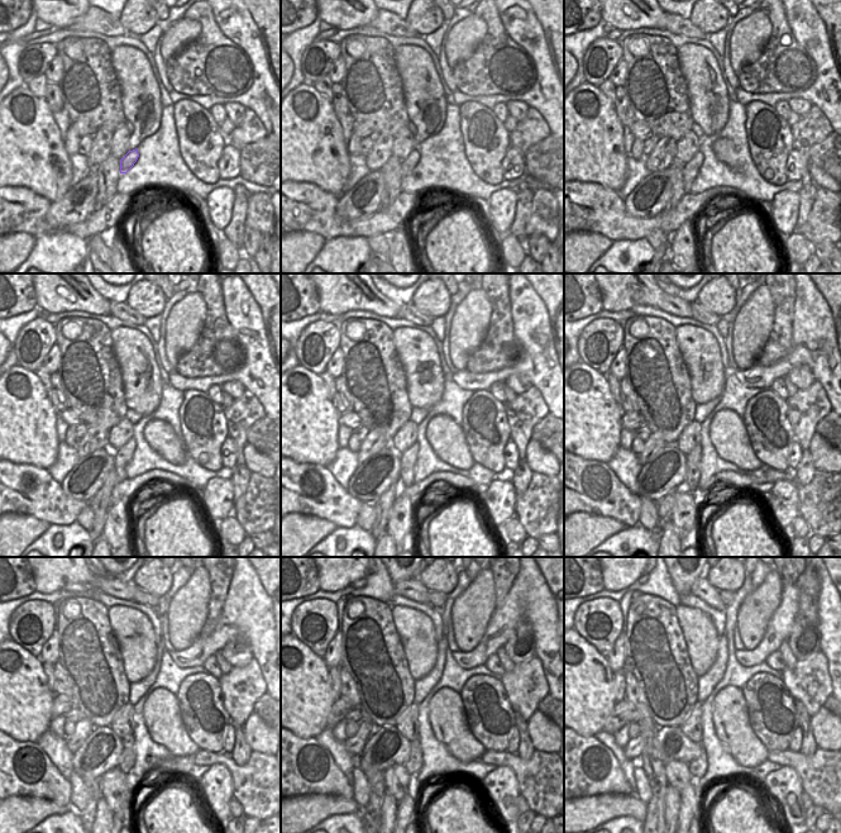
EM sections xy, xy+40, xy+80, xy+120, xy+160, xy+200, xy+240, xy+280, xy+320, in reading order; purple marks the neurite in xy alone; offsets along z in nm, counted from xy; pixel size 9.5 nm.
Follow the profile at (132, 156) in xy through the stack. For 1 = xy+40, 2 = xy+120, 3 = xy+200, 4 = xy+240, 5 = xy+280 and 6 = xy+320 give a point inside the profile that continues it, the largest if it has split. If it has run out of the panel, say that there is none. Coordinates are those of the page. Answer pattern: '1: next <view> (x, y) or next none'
1: next xy+40 (407, 165)
2: next xy+120 (123, 456)
3: next xy+200 (692, 461)
4: next xy+240 (128, 756)
5: next xy+280 (414, 765)
6: next xy+320 (697, 767)

